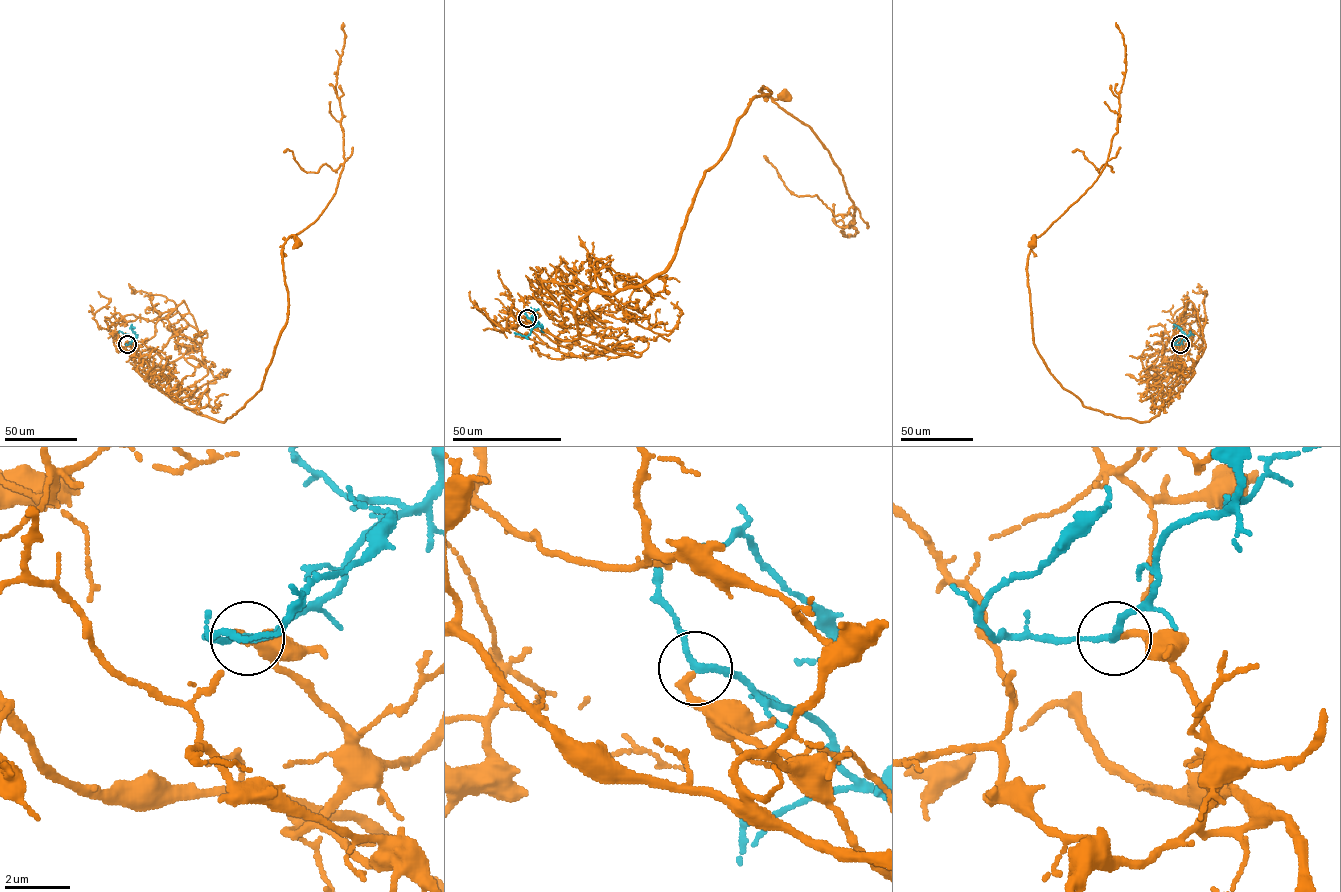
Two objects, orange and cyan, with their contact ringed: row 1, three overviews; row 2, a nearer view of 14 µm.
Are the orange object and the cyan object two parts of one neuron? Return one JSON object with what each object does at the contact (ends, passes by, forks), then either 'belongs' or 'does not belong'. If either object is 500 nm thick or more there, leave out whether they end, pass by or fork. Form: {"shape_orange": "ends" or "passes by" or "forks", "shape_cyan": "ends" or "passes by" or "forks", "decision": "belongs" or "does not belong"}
{"shape_orange": "ends", "shape_cyan": "passes by", "decision": "belongs"}

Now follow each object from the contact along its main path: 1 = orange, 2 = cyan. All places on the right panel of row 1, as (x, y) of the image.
1: (1180, 344), (1194, 364), (1155, 417), (1139, 422), (1083, 405), (1033, 342), (1027, 268), (1033, 243)
2: (1180, 344), (1185, 334), (1178, 326), (1173, 328)

